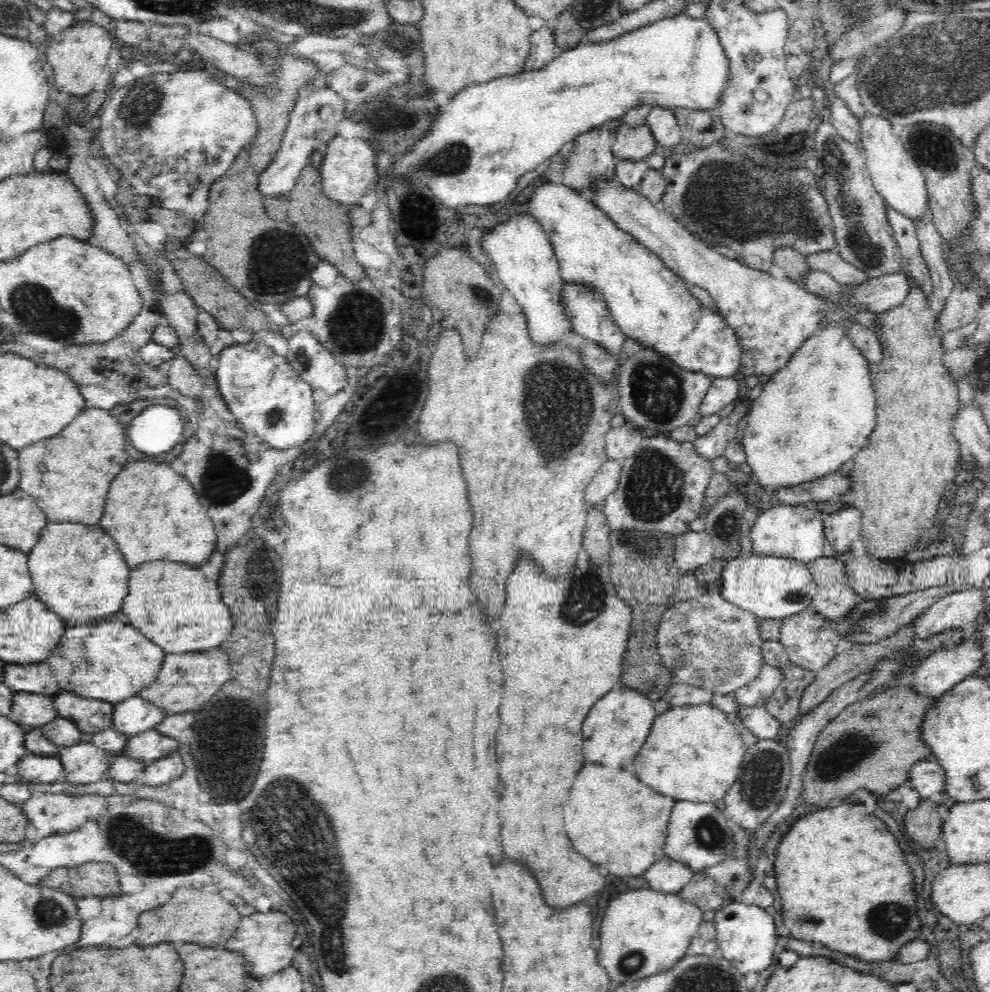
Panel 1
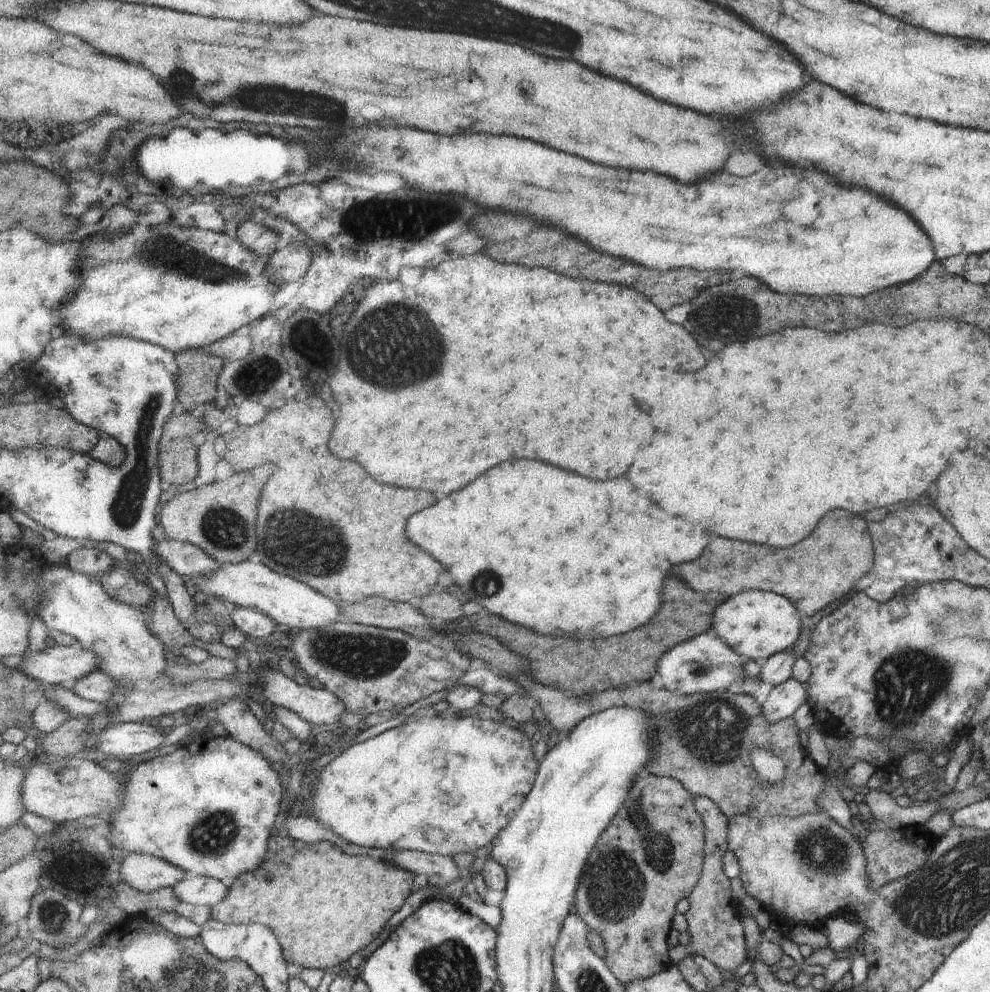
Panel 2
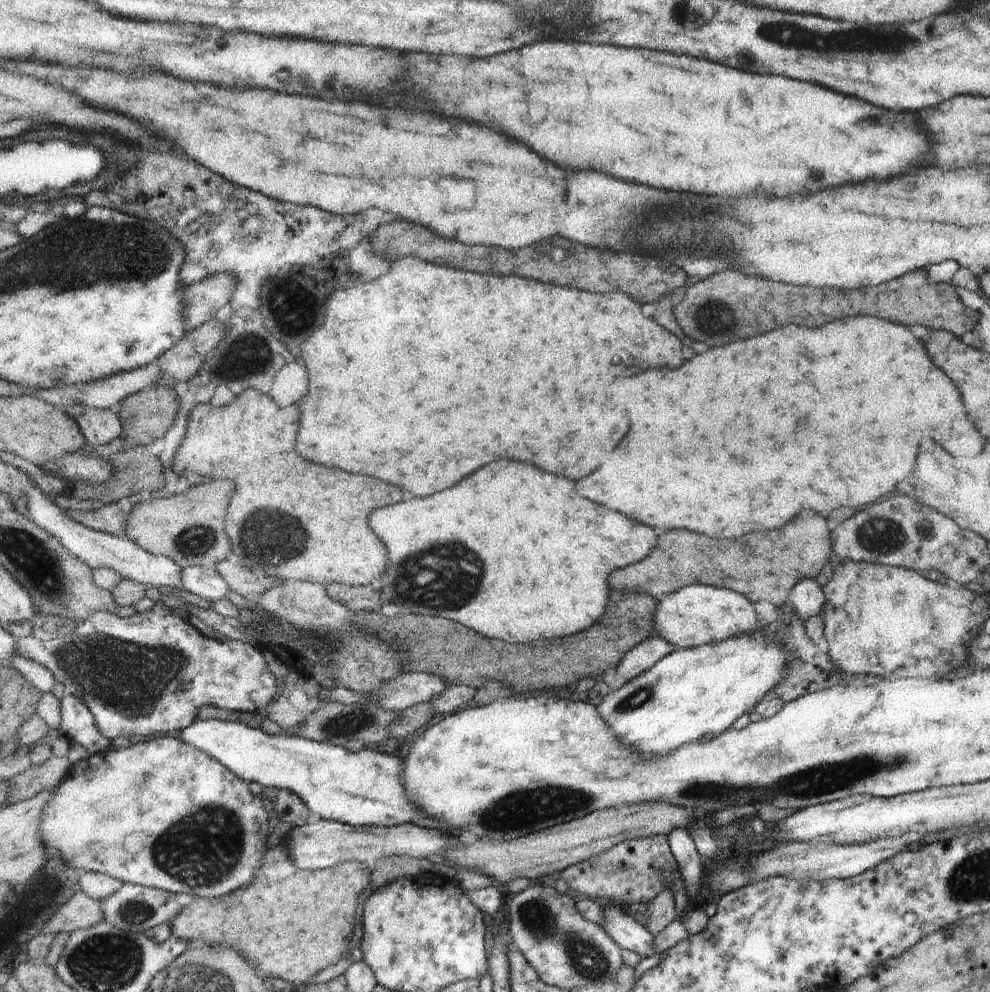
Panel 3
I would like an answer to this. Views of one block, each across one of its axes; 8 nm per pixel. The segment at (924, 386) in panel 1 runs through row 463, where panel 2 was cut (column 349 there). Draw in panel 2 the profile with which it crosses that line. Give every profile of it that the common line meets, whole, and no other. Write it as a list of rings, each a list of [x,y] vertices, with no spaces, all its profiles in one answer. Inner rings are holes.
[[[273,832],[273,837],[270,839],[270,845],[266,853],[266,857],[263,860],[259,870],[249,871],[229,882],[230,892],[229,895],[212,907],[212,917],[217,921],[226,923],[227,925],[241,925],[250,923],[260,923],[262,926],[267,926],[279,940],[282,947],[285,959],[288,963],[293,965],[300,965],[304,969],[322,969],[323,971],[329,969],[331,966],[337,966],[341,962],[348,961],[353,954],[357,954],[364,948],[367,948],[371,942],[377,940],[377,936],[383,932],[383,928],[388,926],[390,919],[395,914],[398,914],[405,902],[412,896],[413,882],[415,882],[416,873],[403,869],[394,863],[388,863],[381,859],[371,858],[371,856],[351,856],[351,854],[345,854],[341,852],[339,846],[333,846],[331,842],[315,842],[311,844],[303,843],[298,840],[293,840],[289,836],[278,836],[276,832]]]

